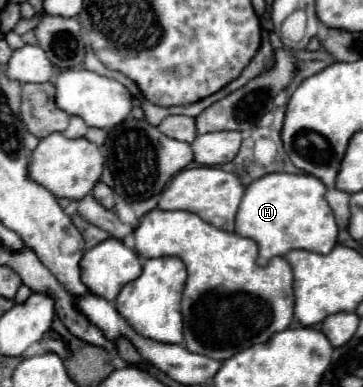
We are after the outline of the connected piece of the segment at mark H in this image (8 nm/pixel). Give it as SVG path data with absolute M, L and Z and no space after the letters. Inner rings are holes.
M270 173L246 187L236 213L236 233L258 243L258 265L268 265L270 259L286 255L292 249L306 249L324 255L332 251L336 245L338 227L324 195L324 183L312 175L302 173Z

